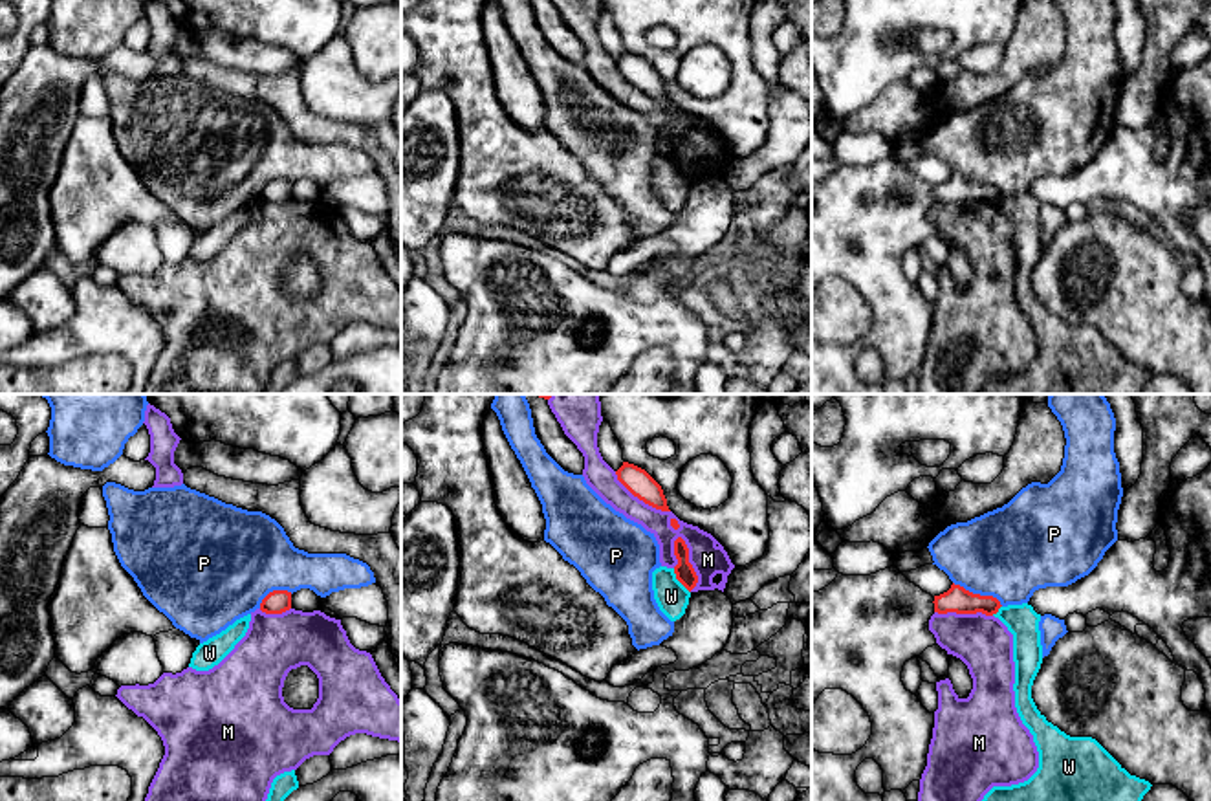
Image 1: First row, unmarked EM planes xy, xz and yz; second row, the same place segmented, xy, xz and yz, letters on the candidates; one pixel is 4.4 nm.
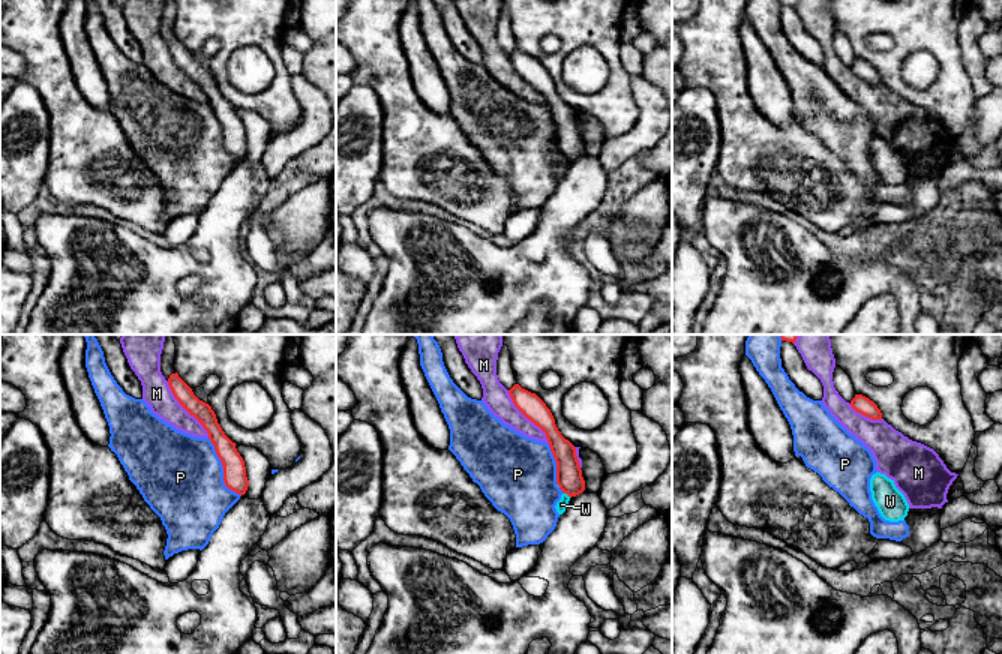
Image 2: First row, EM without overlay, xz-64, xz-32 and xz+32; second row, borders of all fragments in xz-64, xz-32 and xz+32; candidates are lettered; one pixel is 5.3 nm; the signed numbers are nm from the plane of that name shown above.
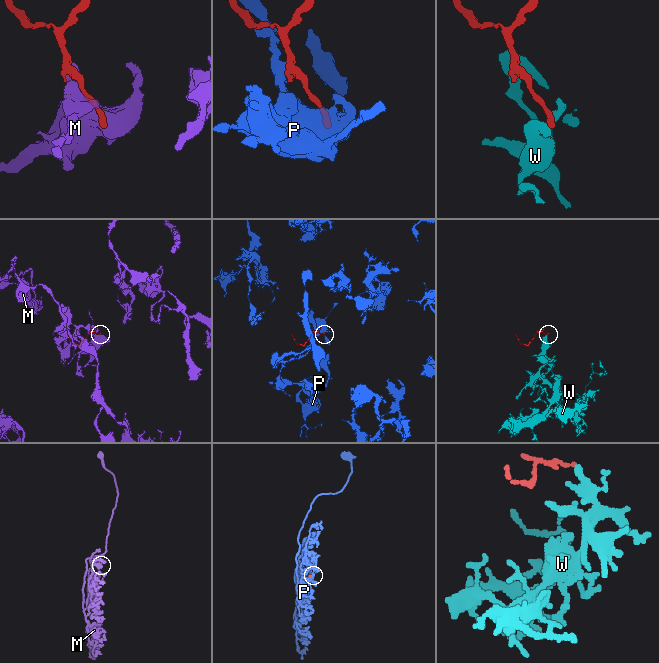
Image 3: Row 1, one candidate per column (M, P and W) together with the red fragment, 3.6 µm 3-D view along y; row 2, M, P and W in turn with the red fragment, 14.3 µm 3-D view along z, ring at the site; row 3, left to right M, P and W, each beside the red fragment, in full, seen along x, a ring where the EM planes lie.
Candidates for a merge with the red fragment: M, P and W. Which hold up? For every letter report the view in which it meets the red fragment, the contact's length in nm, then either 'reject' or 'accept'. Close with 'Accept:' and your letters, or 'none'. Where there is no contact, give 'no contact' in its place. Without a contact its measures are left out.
M: meets red in xz; contact 260 nm long; reject
P: meets red in yz; contact 240 nm long; reject
W: meets red in xz; contact 130 nm long; reject
Accept: none

